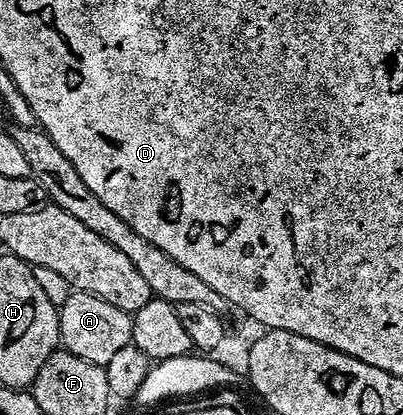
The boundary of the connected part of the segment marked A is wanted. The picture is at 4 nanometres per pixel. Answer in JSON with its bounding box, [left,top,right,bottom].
[58,291,131,366]

